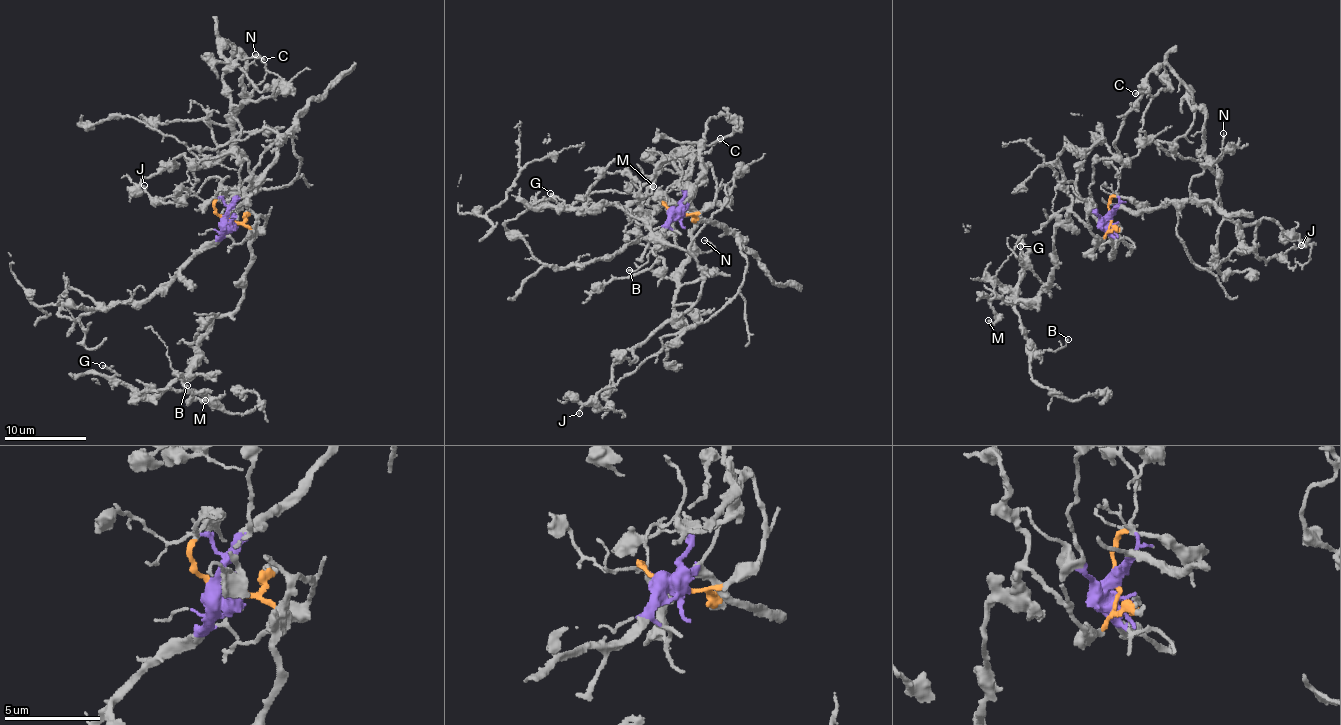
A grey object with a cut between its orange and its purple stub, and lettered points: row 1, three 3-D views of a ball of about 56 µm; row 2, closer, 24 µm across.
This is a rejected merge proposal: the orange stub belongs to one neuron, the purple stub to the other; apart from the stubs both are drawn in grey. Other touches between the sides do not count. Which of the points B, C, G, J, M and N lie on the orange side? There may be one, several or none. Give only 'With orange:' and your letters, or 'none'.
With orange: B, G, M

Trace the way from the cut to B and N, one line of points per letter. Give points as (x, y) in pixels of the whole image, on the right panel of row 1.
B: (1109, 219), (1102, 239), (1071, 211), (1055, 227), (1049, 287), (1039, 299), (1014, 302), (1038, 351), (1068, 339)
N: (1109, 219), (1092, 165), (1117, 154), (1153, 71), (1167, 65), (1205, 116), (1209, 159), (1223, 133)

